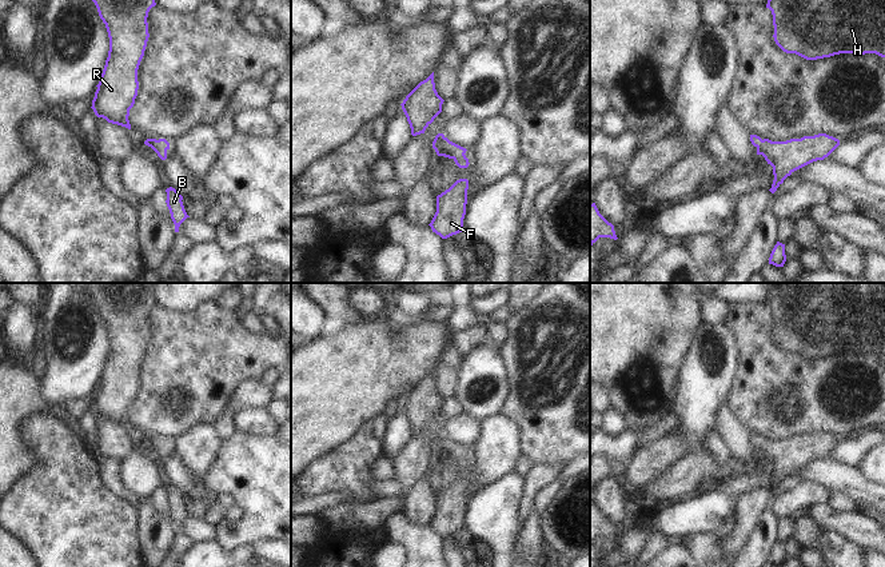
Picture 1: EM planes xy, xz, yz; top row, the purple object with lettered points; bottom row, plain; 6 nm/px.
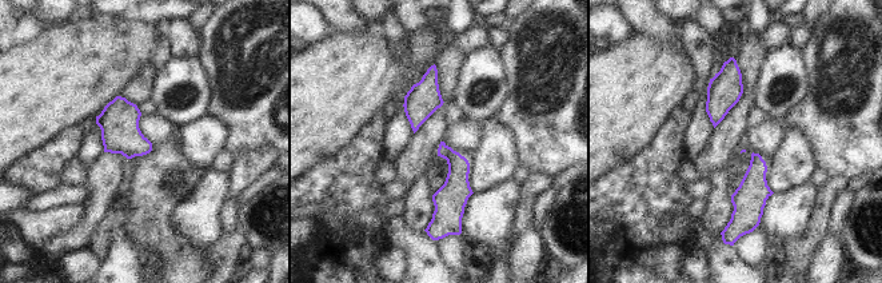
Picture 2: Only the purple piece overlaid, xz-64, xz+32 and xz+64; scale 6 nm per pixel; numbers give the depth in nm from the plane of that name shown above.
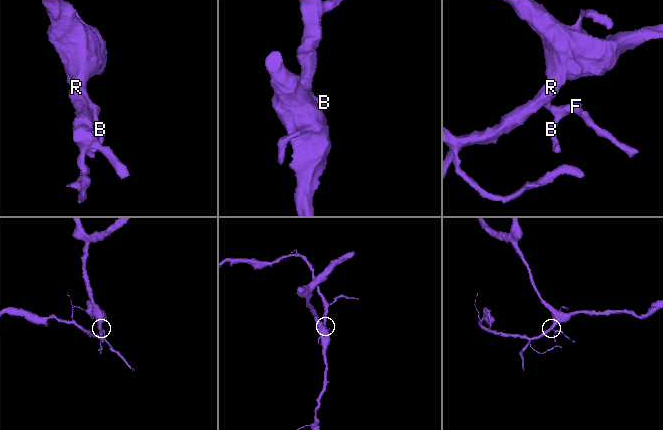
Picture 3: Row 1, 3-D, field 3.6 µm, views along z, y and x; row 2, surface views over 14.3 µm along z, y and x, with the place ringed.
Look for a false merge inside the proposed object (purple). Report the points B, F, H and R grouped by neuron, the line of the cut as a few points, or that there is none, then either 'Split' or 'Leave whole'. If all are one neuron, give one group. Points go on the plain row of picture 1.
Groups: B F H R. No split. Leave whole.

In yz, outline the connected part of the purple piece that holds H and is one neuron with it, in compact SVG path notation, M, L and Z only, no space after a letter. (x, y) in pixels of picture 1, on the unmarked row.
M770 283L766 307L772 310L774 340L786 352L806 359L840 352L876 352L885 356L885 283Z

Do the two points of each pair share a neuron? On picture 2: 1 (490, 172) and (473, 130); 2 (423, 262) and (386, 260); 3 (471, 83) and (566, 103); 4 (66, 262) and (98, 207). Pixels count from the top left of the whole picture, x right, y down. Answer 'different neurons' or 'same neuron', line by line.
1: different neurons
2: different neurons
3: different neurons
4: different neurons

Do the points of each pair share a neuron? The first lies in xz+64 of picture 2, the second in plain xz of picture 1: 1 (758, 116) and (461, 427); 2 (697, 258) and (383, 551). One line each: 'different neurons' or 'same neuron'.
1: different neurons
2: same neuron

